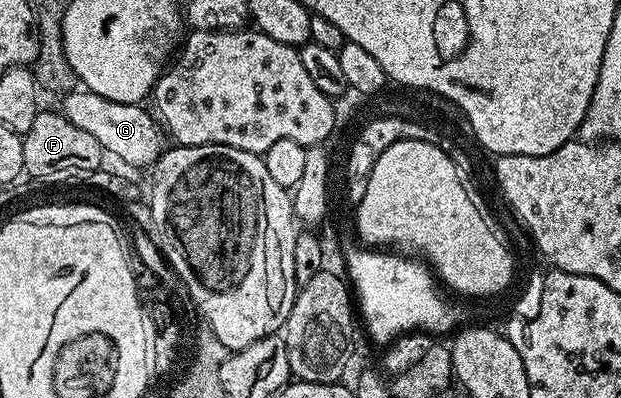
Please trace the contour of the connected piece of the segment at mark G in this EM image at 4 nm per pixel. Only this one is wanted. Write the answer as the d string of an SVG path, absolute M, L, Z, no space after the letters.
M89 91L81 92L70 93L63 99L60 105L62 114L72 123L76 123L76 127L81 127L82 130L88 131L88 135L93 135L96 143L100 143L100 147L109 156L111 153L112 156L119 157L126 165L153 166L164 151L164 133L155 114L149 108L142 109L146 107L141 104L116 103Z

